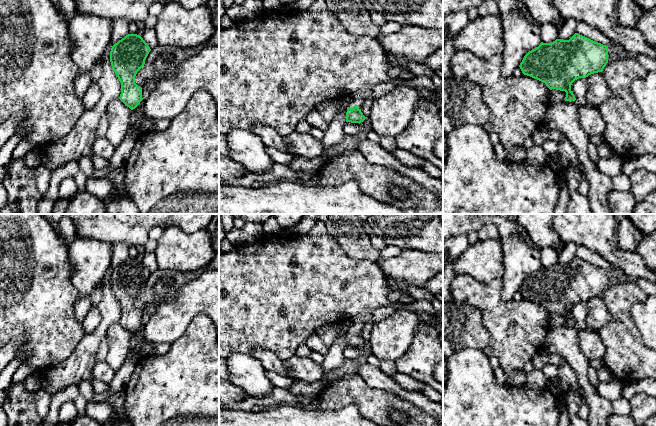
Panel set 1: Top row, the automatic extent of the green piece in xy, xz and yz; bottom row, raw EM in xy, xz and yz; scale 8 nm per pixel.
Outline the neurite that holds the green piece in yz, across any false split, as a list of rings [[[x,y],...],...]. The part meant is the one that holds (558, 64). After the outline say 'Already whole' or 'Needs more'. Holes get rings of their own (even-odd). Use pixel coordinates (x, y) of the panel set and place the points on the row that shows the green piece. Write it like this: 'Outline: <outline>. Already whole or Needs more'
Outline: [[[575,33],[569,40],[541,42],[538,47],[524,56],[519,67],[524,75],[545,83],[550,90],[565,91],[565,101],[575,101],[575,95],[571,91],[572,83],[579,78],[602,72],[608,63],[608,57],[608,46]]]. Already whole

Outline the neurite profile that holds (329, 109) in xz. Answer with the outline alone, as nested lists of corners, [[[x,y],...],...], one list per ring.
[[[328,100],[317,104],[314,109],[322,115],[324,120],[330,123],[336,119],[336,114],[343,108],[345,108],[345,106],[339,100]]]

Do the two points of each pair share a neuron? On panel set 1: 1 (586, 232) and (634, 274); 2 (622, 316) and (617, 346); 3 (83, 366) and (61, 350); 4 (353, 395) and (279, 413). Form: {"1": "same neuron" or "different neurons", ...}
{"1": "same neuron", "2": "same neuron", "3": "different neurons", "4": "different neurons"}

